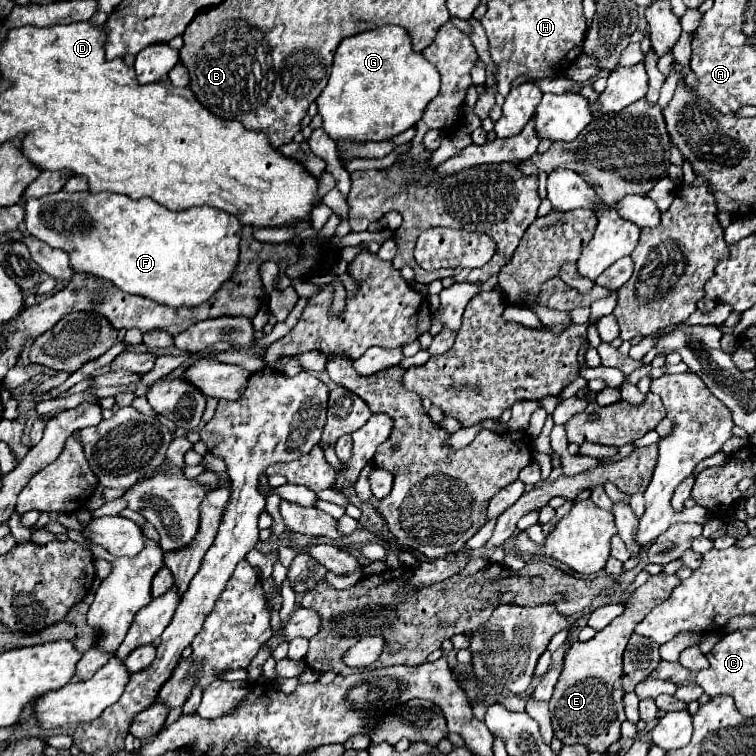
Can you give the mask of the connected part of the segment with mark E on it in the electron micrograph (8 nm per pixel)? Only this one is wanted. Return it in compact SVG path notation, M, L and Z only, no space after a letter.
M665 572L651 576L625 604L625 612L617 616L607 628L599 630L587 642L573 642L569 656L565 656L563 672L555 686L555 692L549 700L551 722L555 736L563 744L585 744L591 752L607 752L607 748L619 740L619 728L625 720L623 712L623 688L621 688L621 670L623 670L623 650L635 630L635 626L645 618L655 606L665 602L675 586L681 580Z

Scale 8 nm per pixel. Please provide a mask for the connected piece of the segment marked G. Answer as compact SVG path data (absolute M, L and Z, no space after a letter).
M381 26L375 30L359 32L355 36L343 38L333 60L333 70L329 76L329 84L317 100L319 114L323 116L323 128L333 138L357 140L357 142L375 142L387 140L413 128L427 104L439 94L439 72L433 64L429 64L421 52L413 50L411 38L401 26Z

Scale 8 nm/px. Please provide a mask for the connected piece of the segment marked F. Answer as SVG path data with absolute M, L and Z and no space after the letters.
M59 190L41 198L27 198L23 204L27 232L51 248L61 248L69 254L73 272L85 272L97 278L111 280L119 290L151 298L167 306L199 306L215 294L217 286L233 272L241 240L241 224L235 216L217 208L201 206L181 212L171 212L151 198L131 200L113 192L65 192Z

